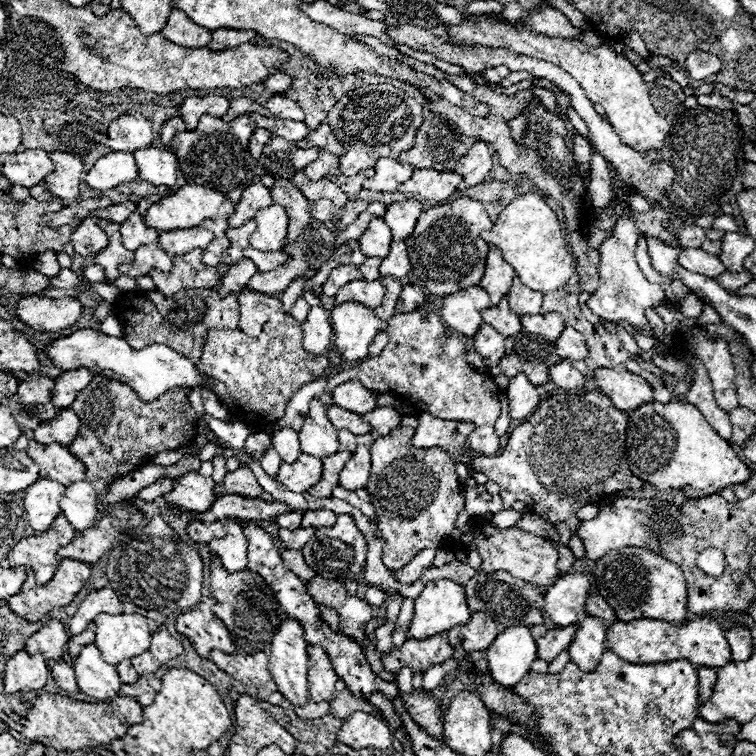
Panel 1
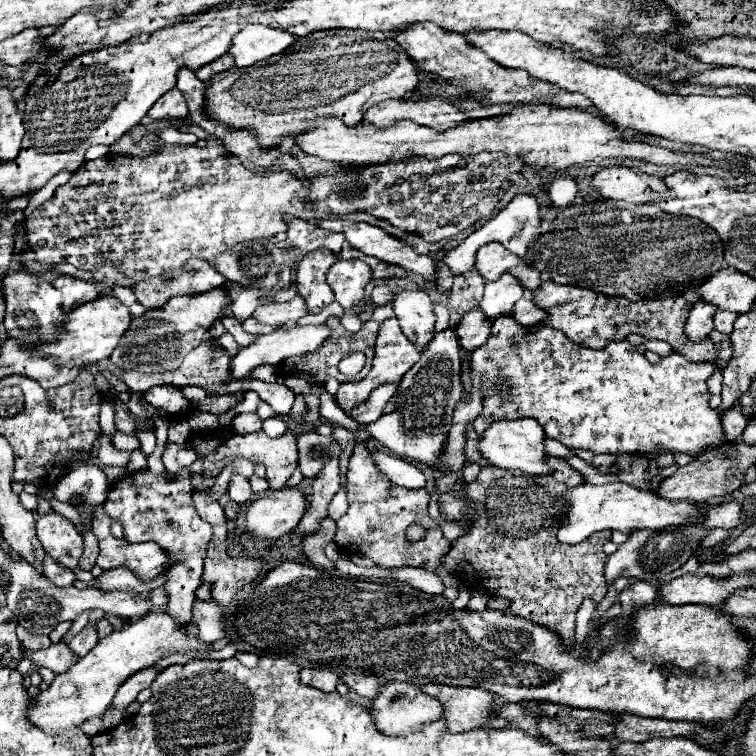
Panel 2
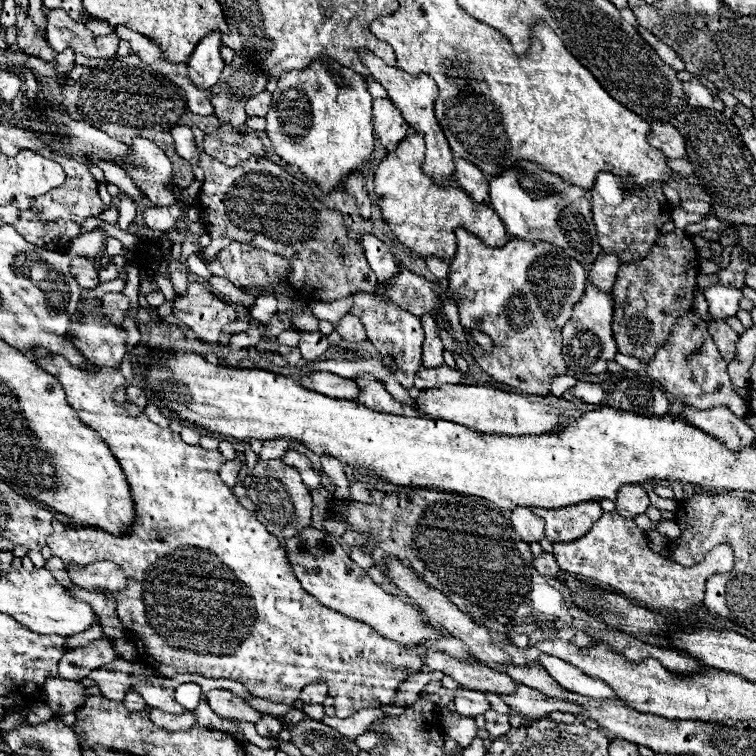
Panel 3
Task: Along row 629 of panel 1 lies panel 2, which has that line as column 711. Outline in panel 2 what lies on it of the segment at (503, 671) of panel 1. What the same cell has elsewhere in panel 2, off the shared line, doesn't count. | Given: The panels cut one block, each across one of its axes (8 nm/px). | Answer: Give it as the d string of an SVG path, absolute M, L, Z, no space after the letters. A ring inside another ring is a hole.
M726 502L726 504L720 504L720 506L710 506L708 508L708 516L704 520L704 526L706 528L736 528L740 522L744 520L744 514L742 514L742 504L738 502Z

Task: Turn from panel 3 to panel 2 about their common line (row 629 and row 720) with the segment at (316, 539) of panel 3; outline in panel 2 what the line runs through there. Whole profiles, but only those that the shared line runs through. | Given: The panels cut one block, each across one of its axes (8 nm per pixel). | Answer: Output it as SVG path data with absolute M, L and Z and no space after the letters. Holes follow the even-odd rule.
M386 682L382 688L378 688L376 698L372 698L372 708L368 710L376 730L386 736L396 736L396 734L406 734L408 730L414 730L422 724L434 722L442 716L442 706L438 706L438 700L422 694L418 686L406 684L406 682Z

